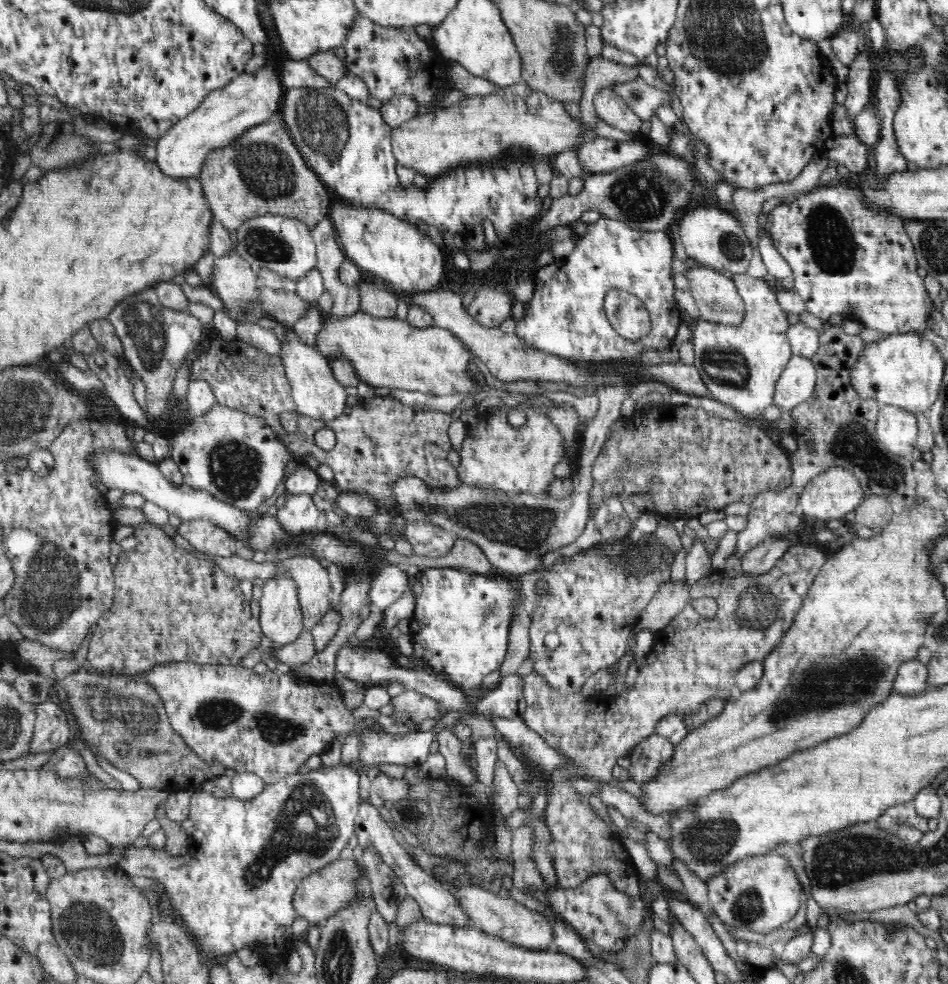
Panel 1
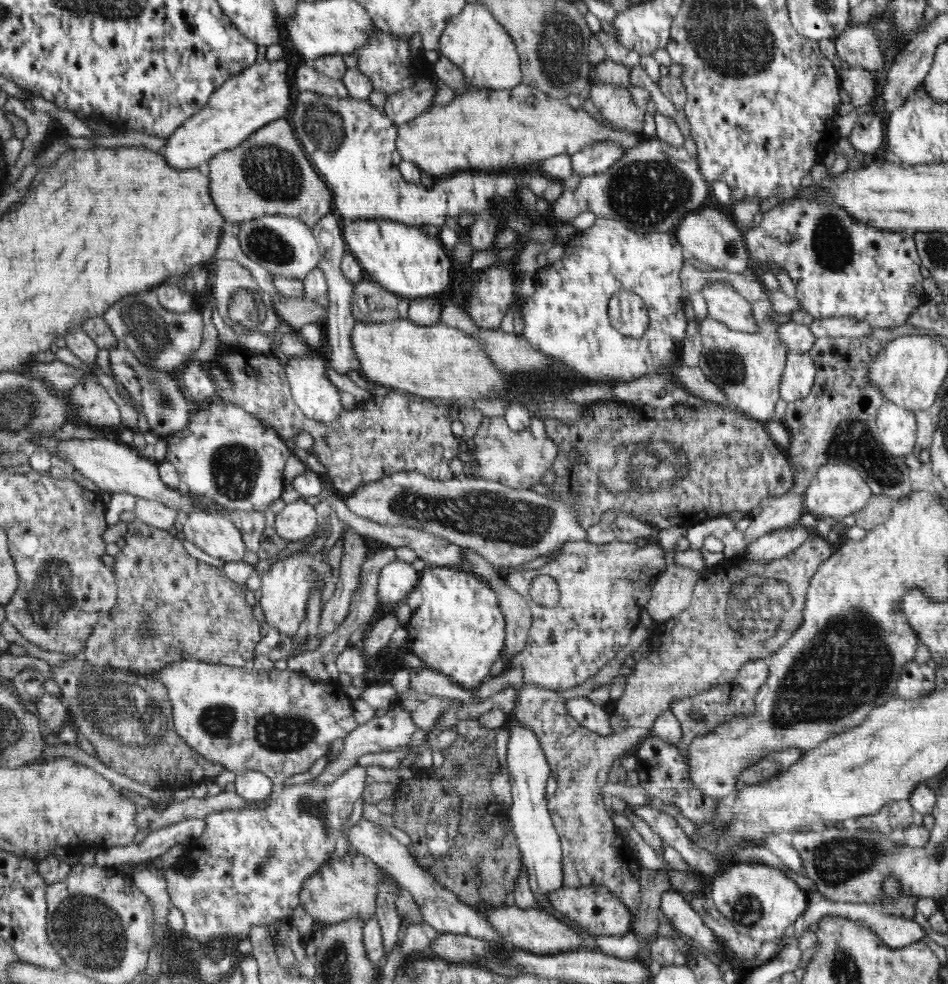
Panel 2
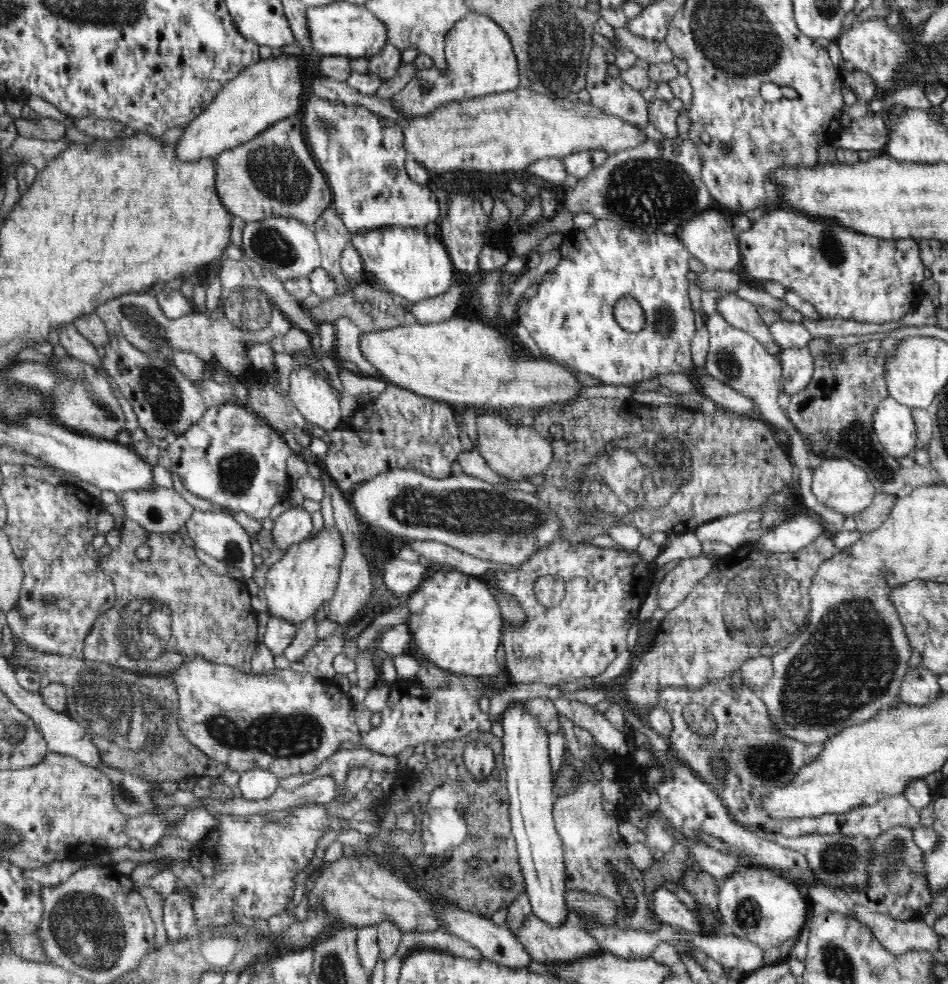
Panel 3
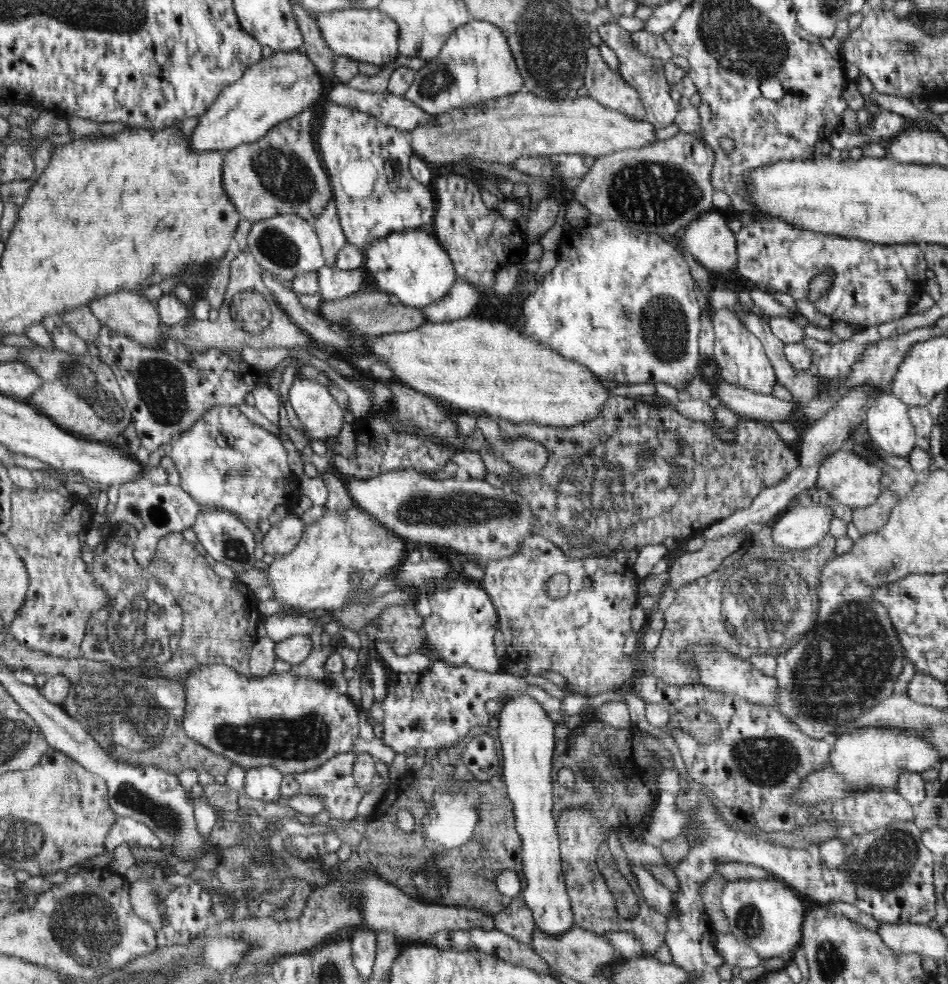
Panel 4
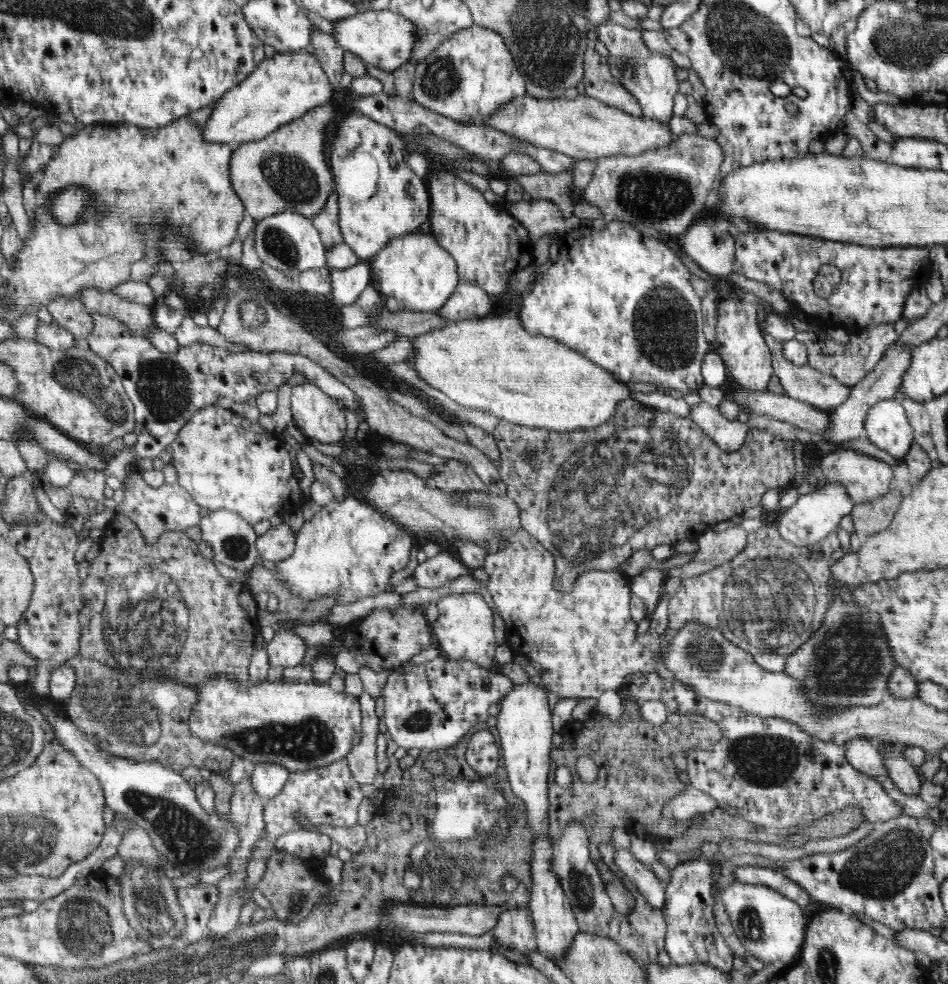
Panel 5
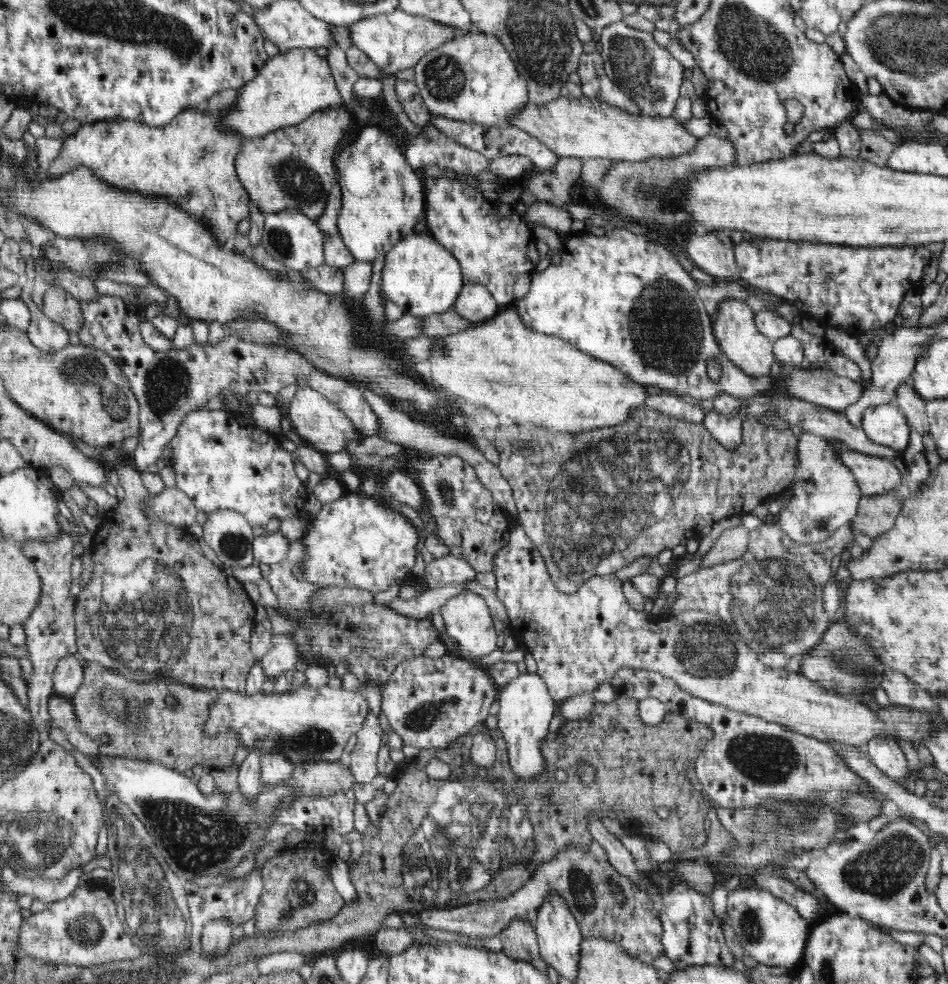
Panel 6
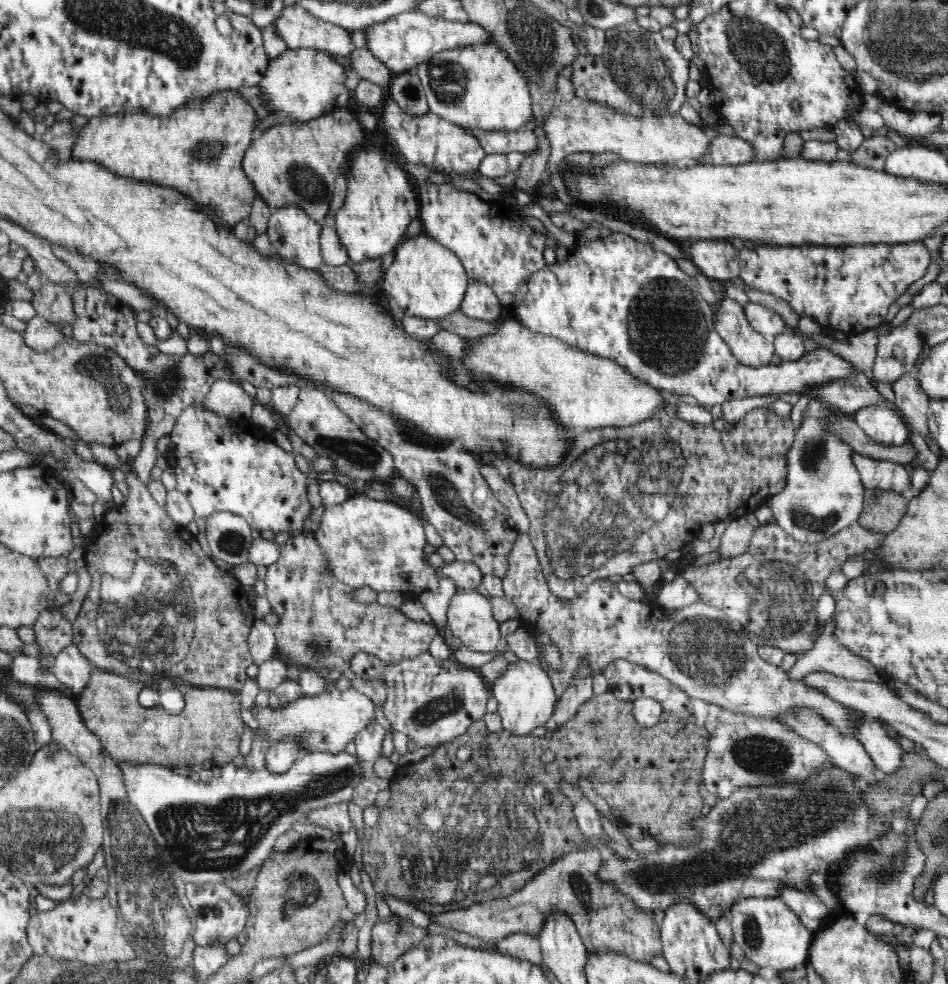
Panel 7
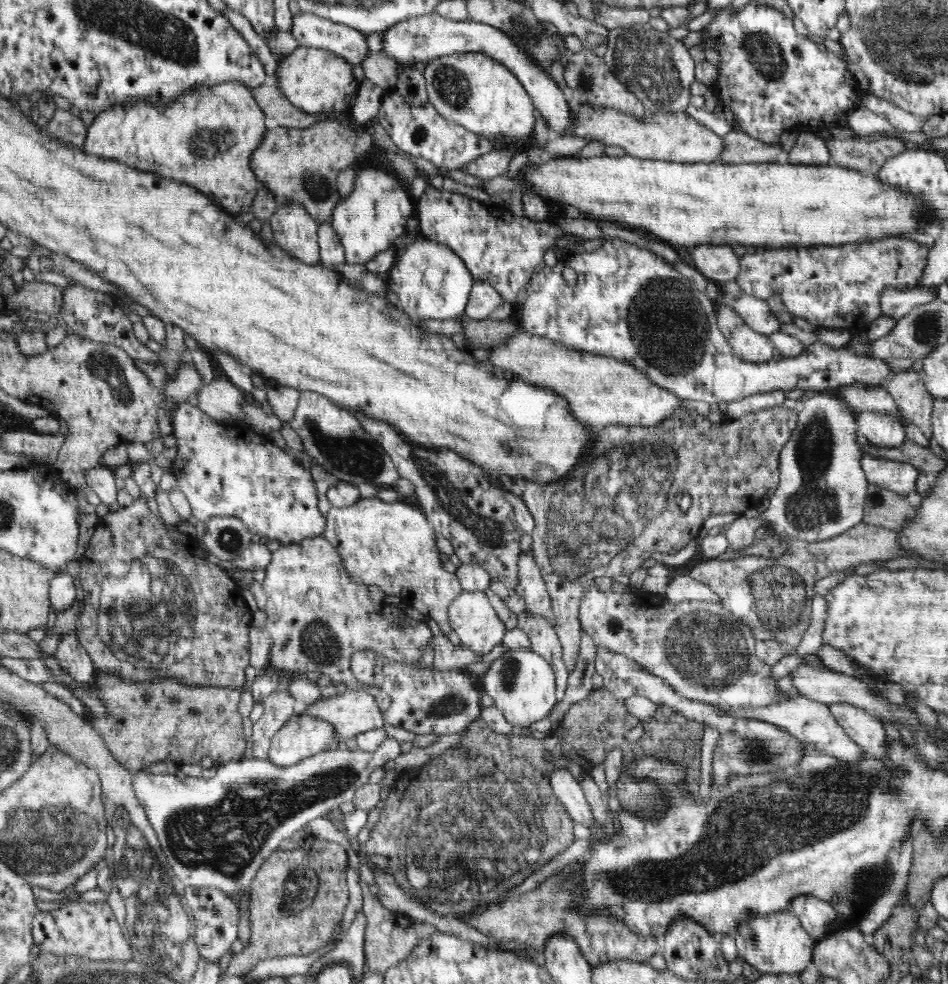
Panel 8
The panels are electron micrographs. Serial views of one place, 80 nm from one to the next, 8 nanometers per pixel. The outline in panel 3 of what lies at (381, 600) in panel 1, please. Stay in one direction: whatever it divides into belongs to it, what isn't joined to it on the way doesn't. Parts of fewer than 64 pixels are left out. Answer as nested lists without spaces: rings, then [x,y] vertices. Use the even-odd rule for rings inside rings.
[[[394,557],[385,562],[382,580],[393,596],[402,597],[421,586],[425,576],[433,569],[433,565],[424,567],[418,562],[412,563]]]

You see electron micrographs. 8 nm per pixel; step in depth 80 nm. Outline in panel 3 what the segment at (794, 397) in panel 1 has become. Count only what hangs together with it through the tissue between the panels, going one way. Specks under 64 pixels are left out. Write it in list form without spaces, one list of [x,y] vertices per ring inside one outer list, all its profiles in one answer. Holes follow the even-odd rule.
[[[809,347],[786,348],[781,352],[781,378],[783,390],[791,397],[810,384],[814,374],[814,359]]]

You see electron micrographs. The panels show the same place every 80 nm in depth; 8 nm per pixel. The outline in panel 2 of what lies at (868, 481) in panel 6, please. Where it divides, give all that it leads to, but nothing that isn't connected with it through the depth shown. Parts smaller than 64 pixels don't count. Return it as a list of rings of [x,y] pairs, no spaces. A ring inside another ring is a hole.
[[[830,463],[820,466],[805,492],[806,508],[813,514],[820,514],[828,521],[841,520],[844,516],[862,510],[873,492],[861,476],[862,473],[848,464]]]

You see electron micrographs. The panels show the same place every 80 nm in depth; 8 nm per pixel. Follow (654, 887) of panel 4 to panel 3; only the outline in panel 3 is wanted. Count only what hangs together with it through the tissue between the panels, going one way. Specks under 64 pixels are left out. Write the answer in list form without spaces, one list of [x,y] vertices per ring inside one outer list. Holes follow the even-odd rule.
[[[661,887],[653,894],[653,909],[656,917],[673,927],[681,928],[690,934],[701,934],[700,920],[694,911],[688,909],[668,889]]]

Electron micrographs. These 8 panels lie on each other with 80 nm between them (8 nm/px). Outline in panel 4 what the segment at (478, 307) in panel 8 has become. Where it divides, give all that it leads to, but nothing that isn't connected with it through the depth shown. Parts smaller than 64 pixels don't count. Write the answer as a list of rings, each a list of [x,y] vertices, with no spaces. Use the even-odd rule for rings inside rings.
[[[457,280],[448,294],[421,308],[428,323],[450,322],[469,317],[480,304],[478,288],[467,281]]]

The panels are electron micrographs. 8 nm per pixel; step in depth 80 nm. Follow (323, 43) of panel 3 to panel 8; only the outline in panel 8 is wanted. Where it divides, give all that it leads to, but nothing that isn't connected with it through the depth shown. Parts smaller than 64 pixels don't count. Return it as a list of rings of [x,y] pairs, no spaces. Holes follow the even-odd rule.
[[[434,12],[397,22],[383,32],[382,40],[383,52],[402,67],[417,66],[420,62],[427,62],[449,54],[469,52],[488,54],[492,59],[504,63],[504,66],[518,77],[520,83],[524,85],[524,89],[528,91],[535,110],[544,117],[548,130],[563,136],[567,134],[573,123],[571,107],[566,103],[563,90],[560,89],[556,81],[539,64],[536,64],[532,58],[520,50],[515,43],[516,40],[512,40],[505,32],[493,26],[474,20],[456,22]]]

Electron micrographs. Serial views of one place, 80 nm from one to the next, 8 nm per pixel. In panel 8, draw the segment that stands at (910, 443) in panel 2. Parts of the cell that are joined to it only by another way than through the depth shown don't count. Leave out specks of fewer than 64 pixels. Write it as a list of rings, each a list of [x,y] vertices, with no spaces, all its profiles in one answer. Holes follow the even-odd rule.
[[[859,411],[856,413],[856,421],[859,431],[876,447],[897,447],[907,439],[903,426],[892,415]]]

